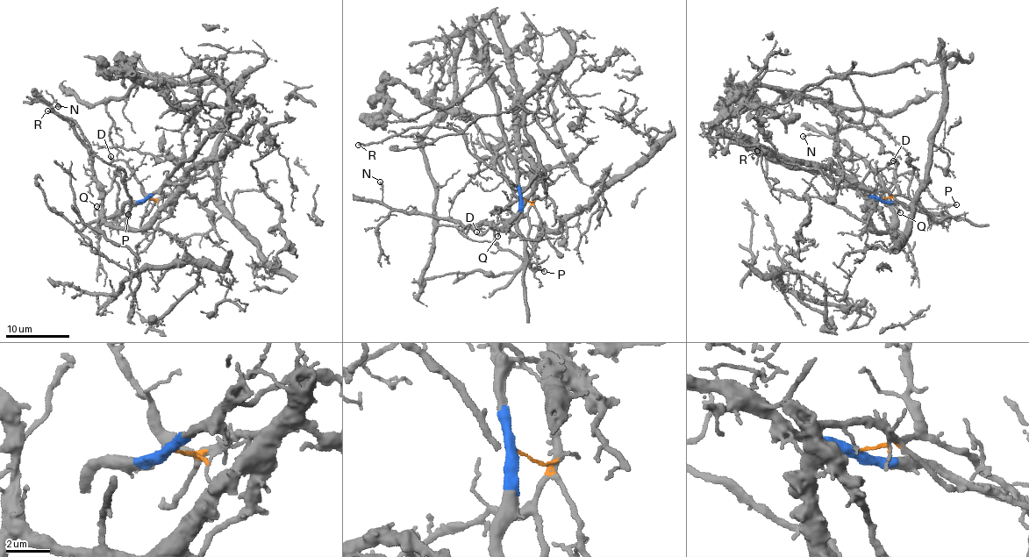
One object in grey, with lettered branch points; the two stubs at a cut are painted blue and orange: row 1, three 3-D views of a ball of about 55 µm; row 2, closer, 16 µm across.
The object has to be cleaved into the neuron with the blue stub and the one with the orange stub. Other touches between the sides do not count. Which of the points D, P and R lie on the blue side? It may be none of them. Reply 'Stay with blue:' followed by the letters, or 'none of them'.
Stay with blue: P

